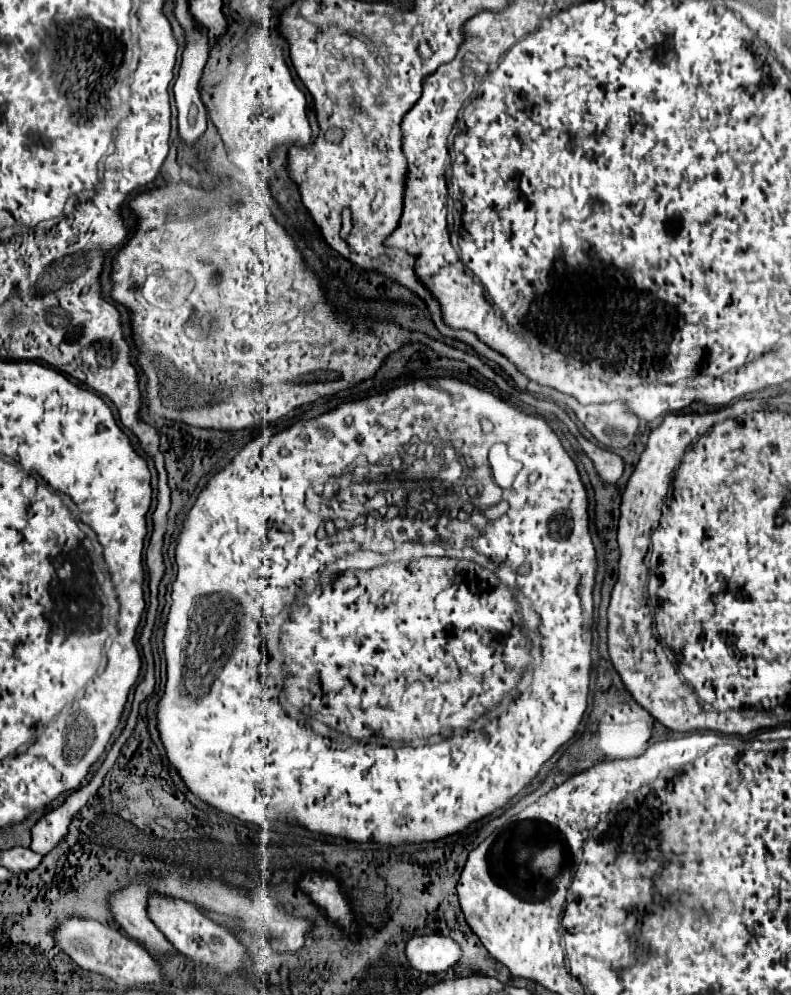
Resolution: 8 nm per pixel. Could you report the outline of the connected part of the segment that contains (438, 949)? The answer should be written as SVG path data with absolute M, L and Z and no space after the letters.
M427 935L413 937L407 943L407 959L411 967L423 973L441 973L455 967L463 957L461 945L451 937Z

